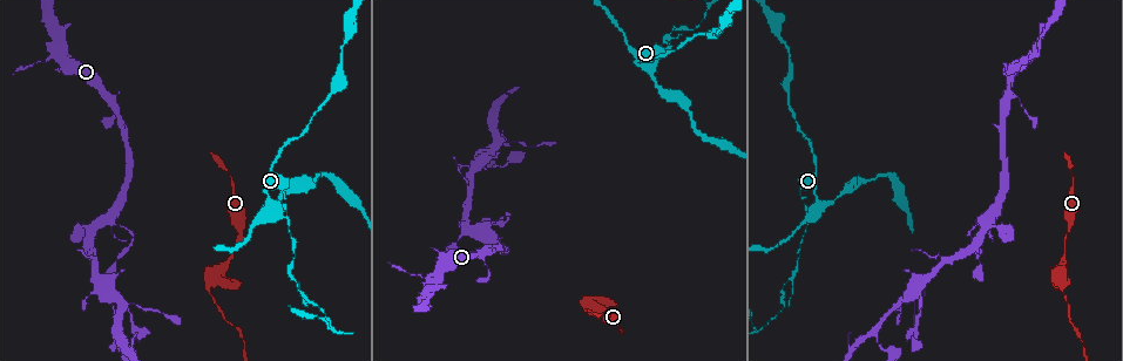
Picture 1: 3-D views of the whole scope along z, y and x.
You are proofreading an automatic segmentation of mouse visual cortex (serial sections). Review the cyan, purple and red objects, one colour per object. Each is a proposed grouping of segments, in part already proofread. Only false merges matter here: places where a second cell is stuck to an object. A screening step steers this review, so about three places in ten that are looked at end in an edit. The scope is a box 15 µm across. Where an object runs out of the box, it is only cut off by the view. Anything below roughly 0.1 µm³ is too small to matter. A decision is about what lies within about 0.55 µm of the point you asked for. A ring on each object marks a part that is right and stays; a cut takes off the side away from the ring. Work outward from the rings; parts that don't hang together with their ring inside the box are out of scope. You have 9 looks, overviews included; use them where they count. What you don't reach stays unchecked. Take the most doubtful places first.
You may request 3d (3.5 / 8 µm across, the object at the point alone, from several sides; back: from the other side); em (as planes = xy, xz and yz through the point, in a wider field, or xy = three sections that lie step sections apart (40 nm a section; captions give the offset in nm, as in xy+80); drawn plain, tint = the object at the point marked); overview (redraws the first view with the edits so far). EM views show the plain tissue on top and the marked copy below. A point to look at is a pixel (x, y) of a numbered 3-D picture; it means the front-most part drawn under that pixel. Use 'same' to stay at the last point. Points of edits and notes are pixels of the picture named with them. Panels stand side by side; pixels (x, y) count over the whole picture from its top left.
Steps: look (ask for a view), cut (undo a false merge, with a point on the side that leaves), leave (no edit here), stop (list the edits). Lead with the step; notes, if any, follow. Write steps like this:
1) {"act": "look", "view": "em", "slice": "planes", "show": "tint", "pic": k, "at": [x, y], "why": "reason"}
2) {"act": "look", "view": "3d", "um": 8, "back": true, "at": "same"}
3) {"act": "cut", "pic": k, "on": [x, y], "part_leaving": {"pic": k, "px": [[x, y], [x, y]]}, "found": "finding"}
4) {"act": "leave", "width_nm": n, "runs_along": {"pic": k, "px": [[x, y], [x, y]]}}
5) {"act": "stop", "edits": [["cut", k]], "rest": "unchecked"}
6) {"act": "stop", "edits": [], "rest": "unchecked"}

{"act": "look", "view": "3d", "um": 3.5, "back": true, "pic": 1, "at": [977, 220], "why": "small branch off a trunk"}

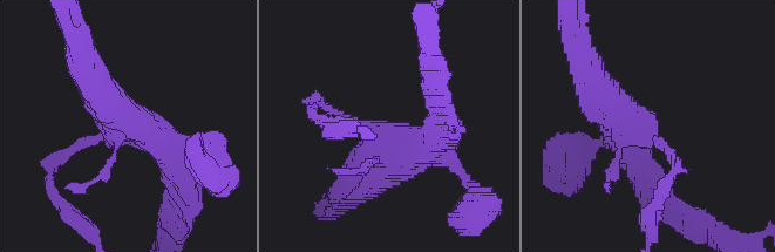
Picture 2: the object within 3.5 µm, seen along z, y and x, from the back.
{"act": "look", "view": "em", "slice": "xy", "step": 2, "show": "tint", "pic": 2, "at": [641, 129]}

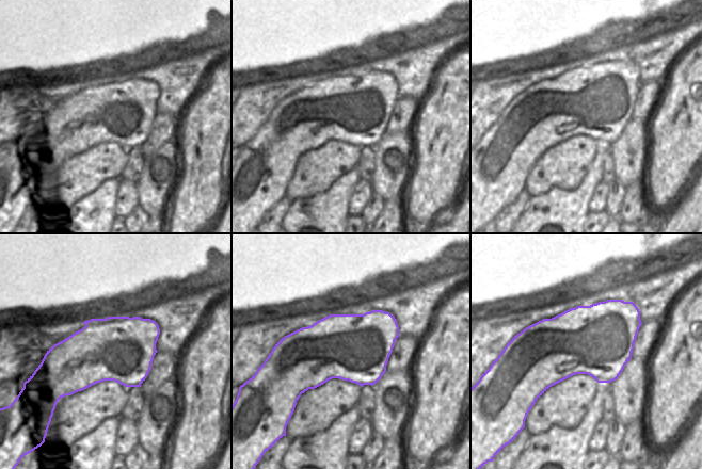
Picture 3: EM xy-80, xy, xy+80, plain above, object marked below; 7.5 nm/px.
{"act": "leave", "runs_along": {"pic": 2, "px": [[82, 63], [179, 171]]}, "found": "all the same cell"}

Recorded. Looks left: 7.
{"act": "look", "view": "3d", "um": 8, "pic": 1, "at": [332, 326], "why": "sharp bend"}

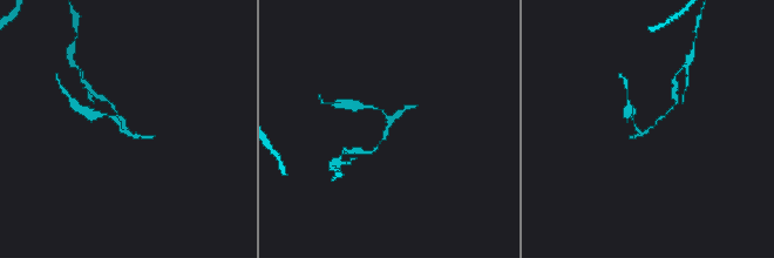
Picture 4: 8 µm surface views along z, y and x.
{"act": "look", "view": "em", "slice": "xy", "step": 1, "show": "tint", "pic": 4, "at": [649, 131], "arms": 3, "arm_widths_nm": [100, 100, 150], "why": "need the tissue"}

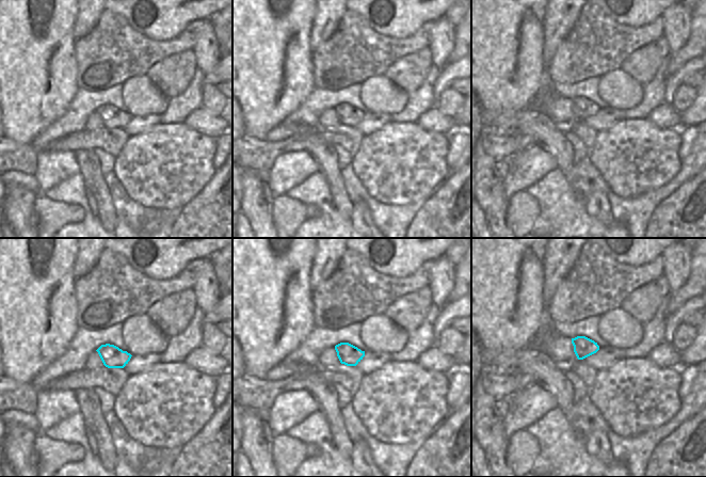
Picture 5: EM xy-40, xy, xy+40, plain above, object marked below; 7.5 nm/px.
{"act": "leave", "found": "continuous, no second cell"}

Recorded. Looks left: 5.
{"act": "look", "view": "3d", "um": 3.5, "pic": 1, "at": [818, 201], "why": "thin neck"}

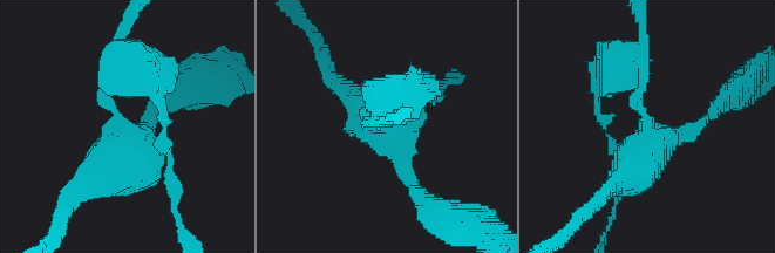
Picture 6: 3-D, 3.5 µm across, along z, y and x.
{"act": "look", "view": "em", "slice": "xy", "step": 1, "show": "tint", "pic": 6, "at": [388, 129], "why": "now the EM"}

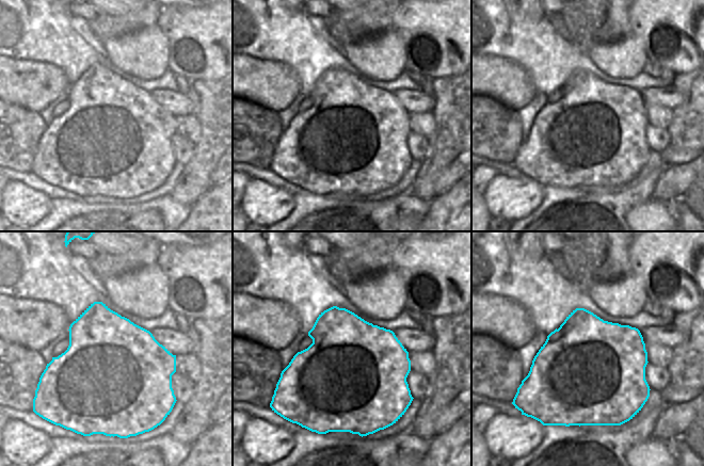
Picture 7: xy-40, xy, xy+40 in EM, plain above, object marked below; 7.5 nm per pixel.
{"act": "leave", "runs_along": {"pic": 6, "px": [[376, 114], [416, 189]]}, "found": "continuous, no second cell"}

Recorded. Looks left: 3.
{"act": "look", "view": "3d", "um": 8, "back": true, "pic": 1, "at": [117, 330], "why": "three-way junction"}

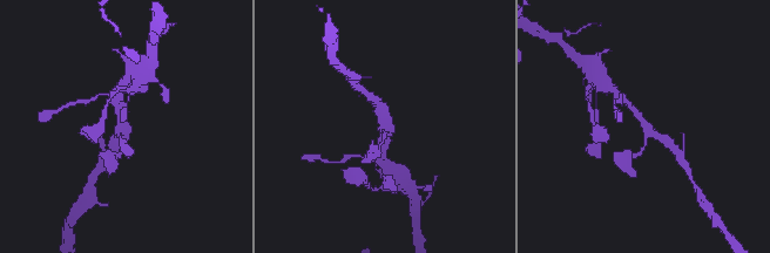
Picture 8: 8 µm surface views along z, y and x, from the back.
{"act": "look", "view": "em", "slice": "xy", "step": 5, "show": "tint", "pic": 8, "at": [123, 129], "arms": 3, "arm_widths_nm": [200, 250, 250], "why": "need the tissue"}

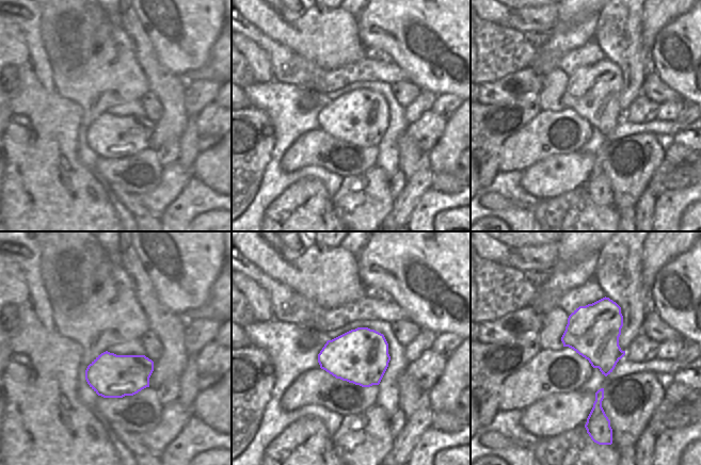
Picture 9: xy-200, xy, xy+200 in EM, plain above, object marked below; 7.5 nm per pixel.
{"act": "leave", "found": "one cell here"}

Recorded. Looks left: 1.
{"act": "stop", "edits": [], "rest": "unchecked"}

